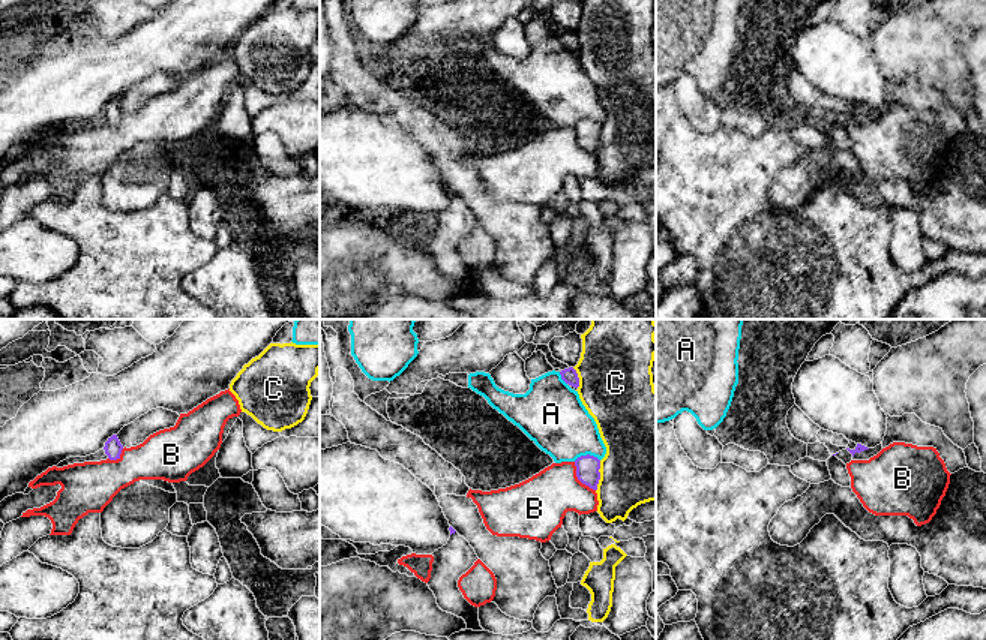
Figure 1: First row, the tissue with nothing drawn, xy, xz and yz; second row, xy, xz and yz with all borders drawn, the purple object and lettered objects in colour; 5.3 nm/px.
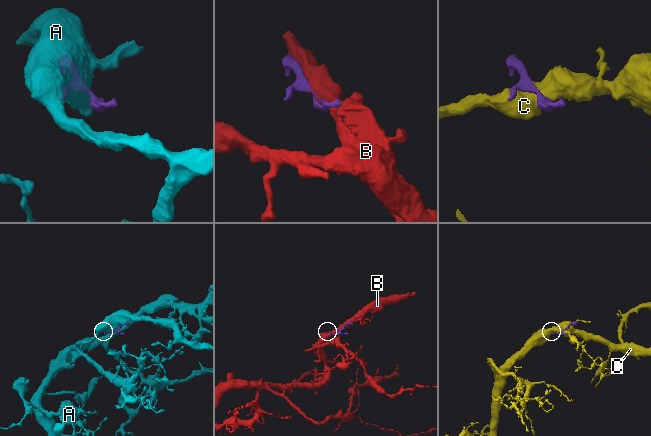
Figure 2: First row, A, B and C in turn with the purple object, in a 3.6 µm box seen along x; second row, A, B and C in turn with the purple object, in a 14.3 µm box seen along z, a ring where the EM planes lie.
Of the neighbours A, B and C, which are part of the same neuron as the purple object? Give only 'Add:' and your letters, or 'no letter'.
Add: no letter

